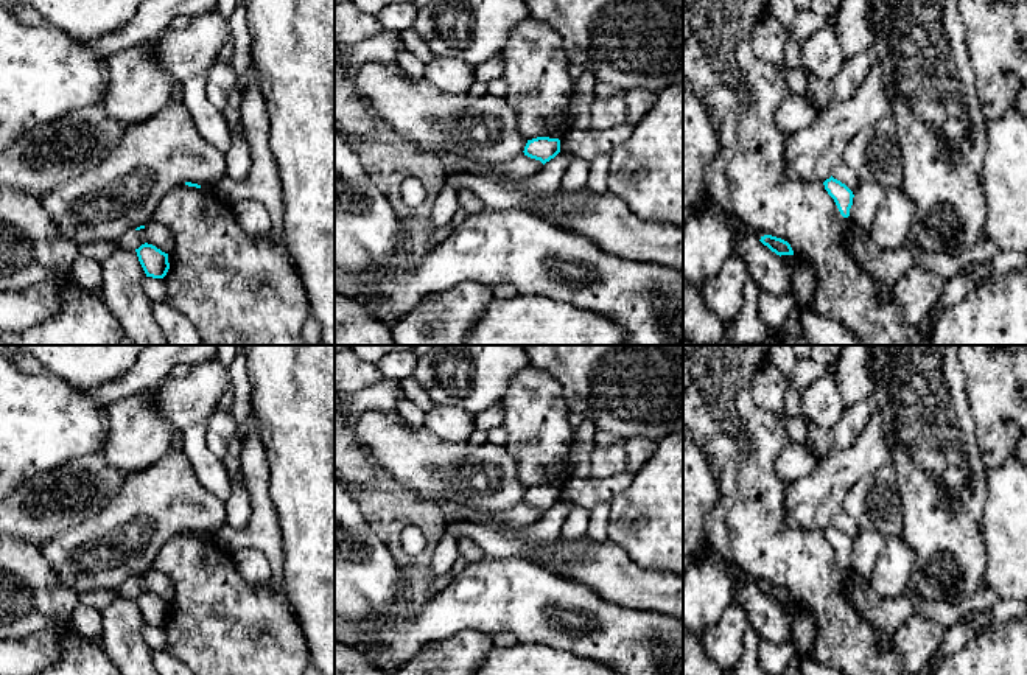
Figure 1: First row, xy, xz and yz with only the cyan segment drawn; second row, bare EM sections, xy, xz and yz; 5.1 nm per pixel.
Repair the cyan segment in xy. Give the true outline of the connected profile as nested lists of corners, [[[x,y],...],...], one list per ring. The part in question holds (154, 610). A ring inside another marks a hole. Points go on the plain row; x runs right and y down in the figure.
[[[148,591],[135,597],[135,600],[146,625],[163,627],[166,624],[170,617],[168,602]]]

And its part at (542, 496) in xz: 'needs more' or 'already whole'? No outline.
already whole

